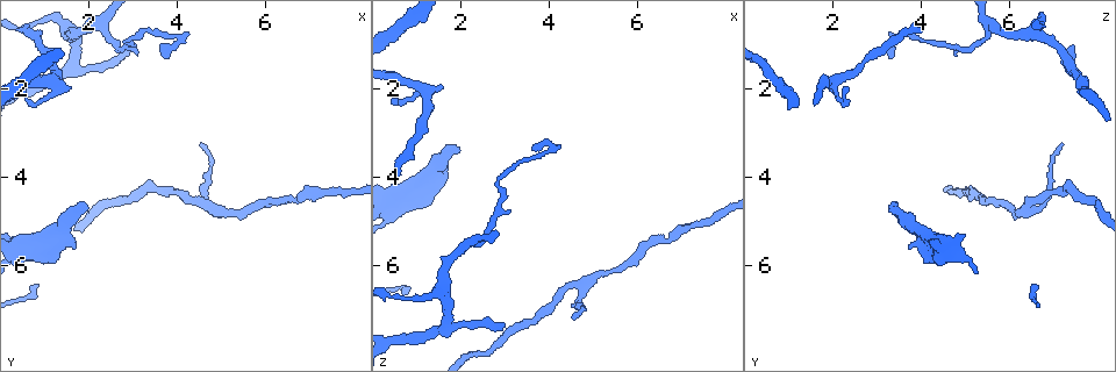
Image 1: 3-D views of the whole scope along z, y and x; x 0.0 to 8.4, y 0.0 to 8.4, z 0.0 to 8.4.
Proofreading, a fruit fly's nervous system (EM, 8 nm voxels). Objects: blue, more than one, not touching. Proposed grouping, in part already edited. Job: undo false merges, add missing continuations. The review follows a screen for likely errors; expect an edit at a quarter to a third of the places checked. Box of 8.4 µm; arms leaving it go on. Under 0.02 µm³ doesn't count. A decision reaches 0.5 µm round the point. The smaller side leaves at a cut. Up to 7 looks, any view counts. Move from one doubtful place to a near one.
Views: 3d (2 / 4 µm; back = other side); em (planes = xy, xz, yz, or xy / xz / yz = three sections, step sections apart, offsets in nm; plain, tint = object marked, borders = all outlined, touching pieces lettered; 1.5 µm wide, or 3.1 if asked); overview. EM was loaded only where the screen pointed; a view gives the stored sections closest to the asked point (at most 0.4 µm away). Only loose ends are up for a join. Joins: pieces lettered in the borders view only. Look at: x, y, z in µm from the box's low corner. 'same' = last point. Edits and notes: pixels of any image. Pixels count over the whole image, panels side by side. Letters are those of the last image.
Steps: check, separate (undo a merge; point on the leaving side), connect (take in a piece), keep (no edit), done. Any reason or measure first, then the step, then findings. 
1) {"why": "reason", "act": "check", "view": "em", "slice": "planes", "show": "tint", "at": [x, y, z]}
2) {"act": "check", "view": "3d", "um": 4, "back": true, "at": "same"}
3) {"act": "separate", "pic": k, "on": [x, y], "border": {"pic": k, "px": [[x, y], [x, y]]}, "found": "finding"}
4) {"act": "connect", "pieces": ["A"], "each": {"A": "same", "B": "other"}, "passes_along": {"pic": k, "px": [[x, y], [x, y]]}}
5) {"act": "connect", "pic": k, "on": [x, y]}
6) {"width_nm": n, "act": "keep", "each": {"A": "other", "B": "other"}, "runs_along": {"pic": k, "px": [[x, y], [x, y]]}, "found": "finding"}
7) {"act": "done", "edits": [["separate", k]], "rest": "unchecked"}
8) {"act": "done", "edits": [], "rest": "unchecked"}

{"act": "check", "view": "3d", "um": 2, "at": [0.60, 2.00, 2.35]}

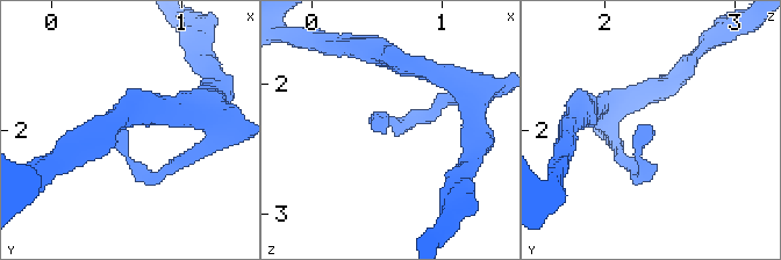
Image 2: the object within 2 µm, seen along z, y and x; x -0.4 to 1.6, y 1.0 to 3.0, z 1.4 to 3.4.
{"why": "now the EM", "act": "check", "view": "em", "slice": "planes", "show": "borders", "at": [0.56, 2.00, 2.36]}

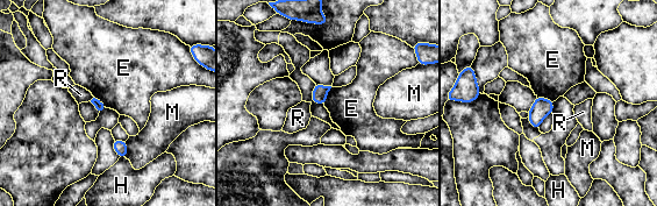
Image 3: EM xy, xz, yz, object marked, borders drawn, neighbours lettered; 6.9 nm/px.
{"longest_contact_nm": ["E", 140], "act": "keep", "each": {"E": "other", "H": "other", "M": "other", "R": "other"}, "border": {"pic": 3, "px": [[331, 86], [323, 104]]}, "found": "none of them fits"}

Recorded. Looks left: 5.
{"why": "branch stops here", "act": "check", "view": "em", "slice": "yz", "step": 4, "show": "borders", "at": [2.00, 4.65, 3.35]}

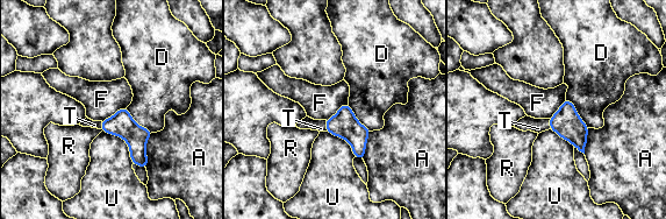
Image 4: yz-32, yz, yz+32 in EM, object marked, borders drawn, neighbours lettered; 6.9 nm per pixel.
{"act": "connect", "pieces": ["T"], "each": {"A": "other", "D": "other", "F": "other", "R": "other", "T": "same", "U": "other"}, "passes_along": {"pic": 4, "px": [[344, 125], [326, 126], [307, 122]]}, "found": "the neuron continues"}

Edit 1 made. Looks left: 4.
{"why": "thin end", "act": "check", "view": "3d", "um": 4, "at": [2.95, 1.00, 7.35]}

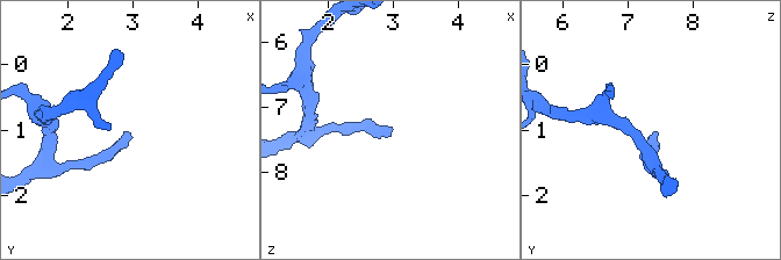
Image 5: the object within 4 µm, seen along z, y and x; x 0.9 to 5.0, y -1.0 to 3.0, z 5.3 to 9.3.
{"why": "need the tissue", "act": "check", "view": "em", "slice": "yz", "step": 4, "show": "borders", "at": [2.90, 1.05, 7.45]}

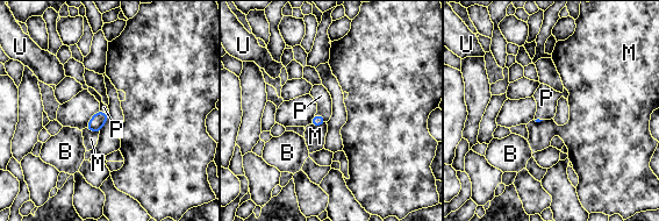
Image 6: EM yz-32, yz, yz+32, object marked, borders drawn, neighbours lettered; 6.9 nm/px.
{"why": "another direction", "act": "check", "view": "em", "slice": "xy", "step": 4, "show": "borders", "at": "same"}

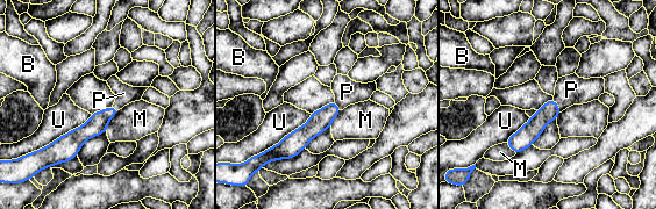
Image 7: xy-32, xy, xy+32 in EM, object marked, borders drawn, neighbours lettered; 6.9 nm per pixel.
{"longest_contact_nm": ["U", 440], "act": "connect", "pieces": ["P"], "each": {"B": "other", "M": "other", "P": "same", "U": "other"}, "passes_along": {"pic": 7, "px": [[532, 130], [557, 106], [571, 89]]}, "found": "the neuron continues"}

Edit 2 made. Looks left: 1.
{"act": "done", "edits": [["connect", 4], ["connect", 7]], "rest": "unchecked"}

